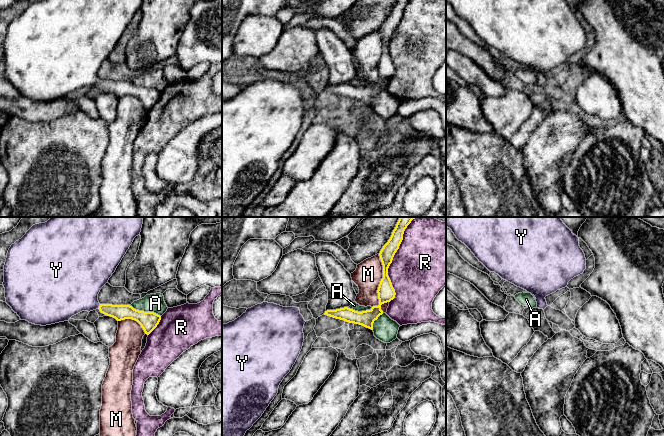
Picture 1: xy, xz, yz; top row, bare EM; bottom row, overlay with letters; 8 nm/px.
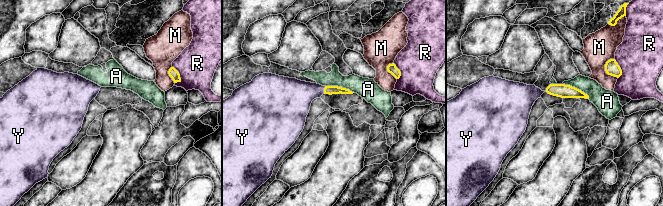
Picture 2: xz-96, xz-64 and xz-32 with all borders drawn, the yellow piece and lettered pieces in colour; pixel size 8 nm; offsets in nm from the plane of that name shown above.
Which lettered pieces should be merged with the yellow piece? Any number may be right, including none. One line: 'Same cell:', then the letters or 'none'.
Same cell: Y

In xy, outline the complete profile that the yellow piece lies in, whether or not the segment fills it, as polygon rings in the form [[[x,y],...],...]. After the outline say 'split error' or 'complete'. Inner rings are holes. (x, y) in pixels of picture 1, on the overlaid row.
[[[51,217],[45,223],[33,225],[26,234],[8,250],[4,265],[6,303],[20,317],[35,325],[51,325],[68,321],[82,311],[99,309],[101,313],[117,321],[137,321],[145,334],[149,335],[159,324],[161,316],[144,312],[130,305],[100,304],[98,294],[108,283],[117,266],[126,254],[134,238],[140,235],[144,217]]]; split error

